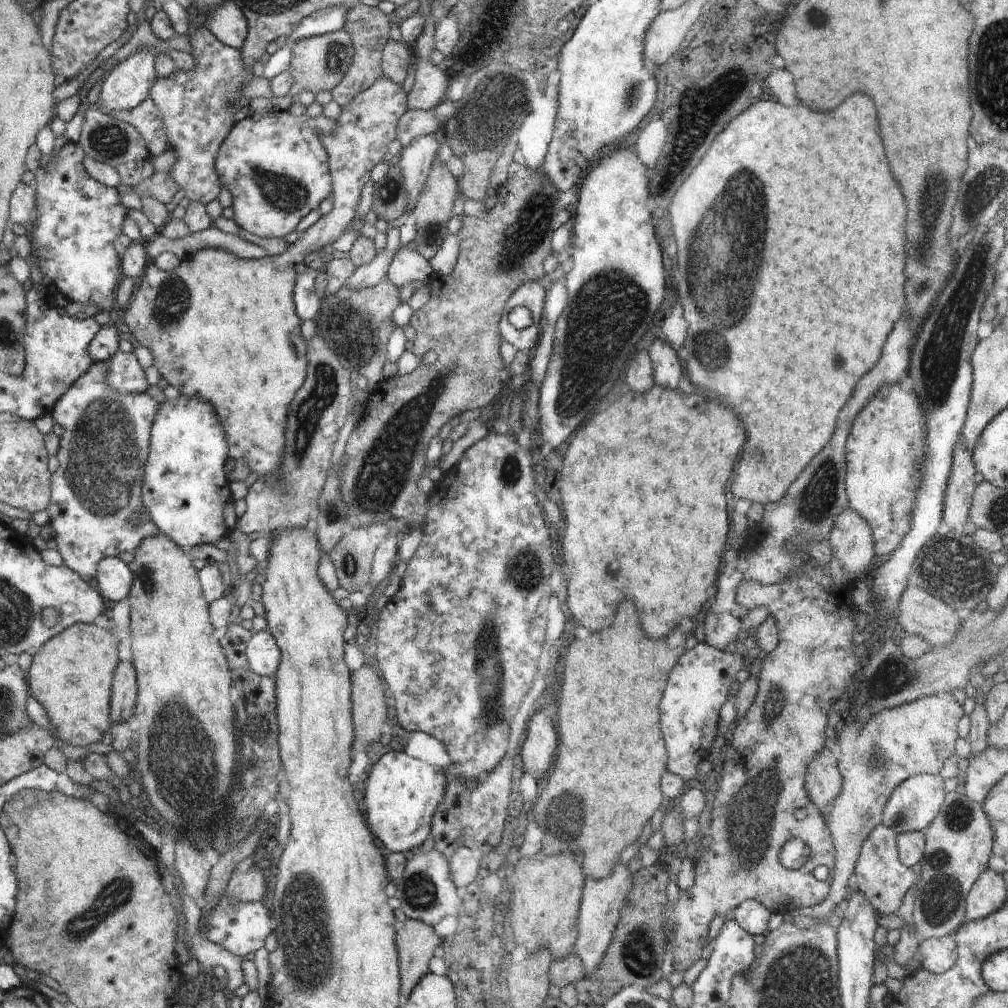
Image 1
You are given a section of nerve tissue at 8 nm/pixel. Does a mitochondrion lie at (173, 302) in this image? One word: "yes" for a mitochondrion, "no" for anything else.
yes

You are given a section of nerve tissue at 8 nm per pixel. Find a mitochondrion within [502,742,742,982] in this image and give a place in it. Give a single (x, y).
(639, 958)

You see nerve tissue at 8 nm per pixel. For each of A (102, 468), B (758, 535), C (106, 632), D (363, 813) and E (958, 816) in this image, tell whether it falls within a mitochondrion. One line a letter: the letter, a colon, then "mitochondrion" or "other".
A: mitochondrion
B: other
C: other
D: other
E: mitochondrion

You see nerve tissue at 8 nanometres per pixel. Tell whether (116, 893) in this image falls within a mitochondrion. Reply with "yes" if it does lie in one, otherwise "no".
yes

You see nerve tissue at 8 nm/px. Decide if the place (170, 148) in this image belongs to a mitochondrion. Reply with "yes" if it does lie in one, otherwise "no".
no

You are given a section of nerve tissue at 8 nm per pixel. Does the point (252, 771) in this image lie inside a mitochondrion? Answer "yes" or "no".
no

